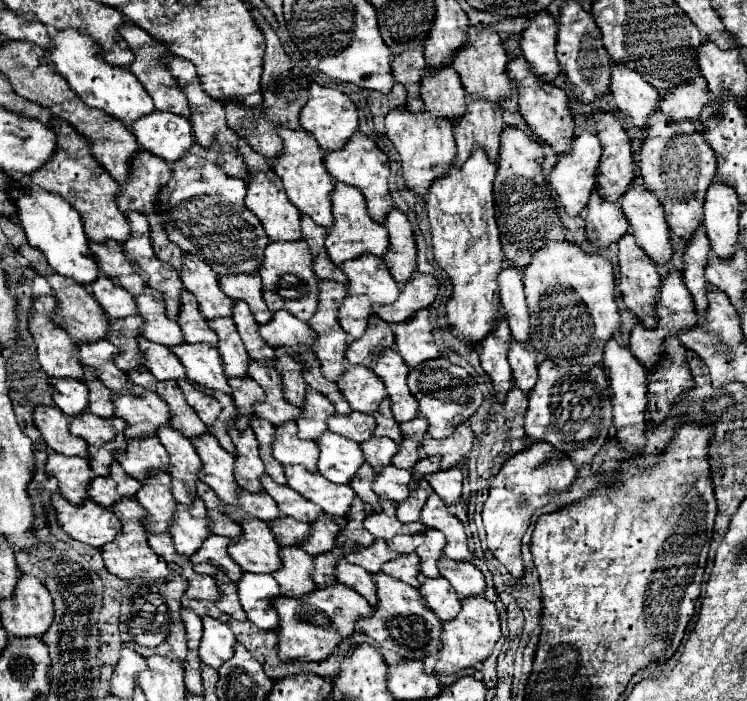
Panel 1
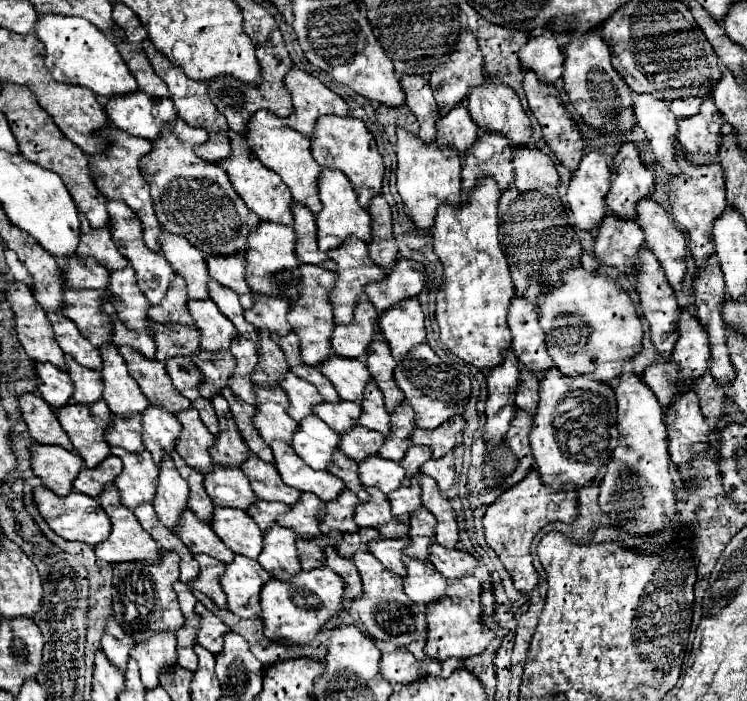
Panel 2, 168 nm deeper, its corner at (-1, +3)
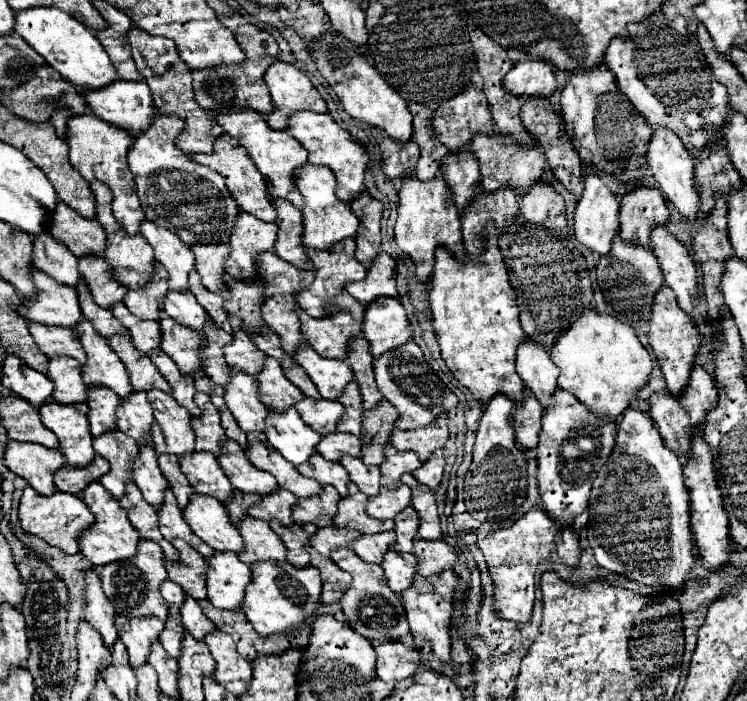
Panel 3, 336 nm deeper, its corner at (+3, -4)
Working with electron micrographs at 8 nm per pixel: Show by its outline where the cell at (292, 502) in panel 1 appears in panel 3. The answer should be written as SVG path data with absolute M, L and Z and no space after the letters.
M225 439L225 447L221 447L221 459L217 459L231 485L239 491L249 491L257 495L269 495L277 489L277 481L273 475L259 471L249 463L239 443L233 439Z

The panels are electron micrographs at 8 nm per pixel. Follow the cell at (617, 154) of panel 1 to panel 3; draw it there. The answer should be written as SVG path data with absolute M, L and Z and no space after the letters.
M637 187L621 199L619 237L629 243L649 245L651 229L669 223L669 209L657 189Z

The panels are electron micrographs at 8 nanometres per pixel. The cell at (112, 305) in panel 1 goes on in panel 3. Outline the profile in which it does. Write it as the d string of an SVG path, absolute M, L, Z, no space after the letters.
M49 233L37 235L37 239L33 239L33 265L39 271L51 275L55 281L75 287L81 277L77 261L79 259Z

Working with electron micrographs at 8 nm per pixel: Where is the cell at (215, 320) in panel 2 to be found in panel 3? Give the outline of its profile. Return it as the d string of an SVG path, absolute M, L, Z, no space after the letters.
M167 291L163 299L163 311L171 315L177 323L189 325L193 331L201 331L205 327L205 321L209 319L207 311L197 303L195 295L185 291Z

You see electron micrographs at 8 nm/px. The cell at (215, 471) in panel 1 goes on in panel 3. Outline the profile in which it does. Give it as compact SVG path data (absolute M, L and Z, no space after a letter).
M151 389L147 391L147 399L153 407L155 423L151 431L151 441L157 453L187 453L193 451L193 429L191 415L185 407L181 407L169 393Z

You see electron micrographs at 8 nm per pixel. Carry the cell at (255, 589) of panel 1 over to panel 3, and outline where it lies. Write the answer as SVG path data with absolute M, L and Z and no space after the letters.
M215 551L213 557L207 557L207 599L219 609L239 609L245 587L251 581L251 569L239 561L237 553Z

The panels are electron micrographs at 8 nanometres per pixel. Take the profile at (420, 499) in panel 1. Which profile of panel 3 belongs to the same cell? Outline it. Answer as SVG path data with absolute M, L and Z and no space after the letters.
M399 485L397 489L385 489L375 497L369 497L367 513L375 519L393 519L399 511L403 511L411 503L411 489L407 485Z

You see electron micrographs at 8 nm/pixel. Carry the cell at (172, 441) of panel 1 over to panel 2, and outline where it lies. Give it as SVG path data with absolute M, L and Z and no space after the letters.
M149 406L149 410L143 412L145 448L153 454L157 466L161 466L165 454L175 450L179 434L181 434L181 422L173 414L157 406Z

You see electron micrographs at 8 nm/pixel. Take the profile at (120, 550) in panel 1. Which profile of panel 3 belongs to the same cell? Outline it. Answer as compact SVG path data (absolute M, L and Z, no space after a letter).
M93 483L93 485L85 487L81 499L83 499L83 503L89 507L89 511L95 517L93 525L79 535L79 549L81 549L81 553L97 567L135 555L141 537L133 529L133 525L129 523L129 517L125 515L125 509L119 505L119 501L113 499L113 495L109 495L105 491L105 487L101 487L101 483Z

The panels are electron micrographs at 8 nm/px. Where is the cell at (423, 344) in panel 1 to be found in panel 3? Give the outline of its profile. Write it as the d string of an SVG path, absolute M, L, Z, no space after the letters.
M385 295L367 305L361 331L369 341L373 357L407 343L413 333L403 305L397 299Z

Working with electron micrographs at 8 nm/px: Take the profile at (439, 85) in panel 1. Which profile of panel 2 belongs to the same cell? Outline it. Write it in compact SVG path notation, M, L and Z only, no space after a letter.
M459 102L453 110L437 118L437 140L435 144L441 146L453 146L461 154L475 142L477 138L477 124L467 112L467 106Z

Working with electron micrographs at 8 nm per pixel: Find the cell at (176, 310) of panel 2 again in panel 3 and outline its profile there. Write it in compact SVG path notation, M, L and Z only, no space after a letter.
M159 265L153 273L153 283L149 283L145 291L129 291L129 295L125 295L125 307L139 319L159 319L161 301L167 291L167 275Z

